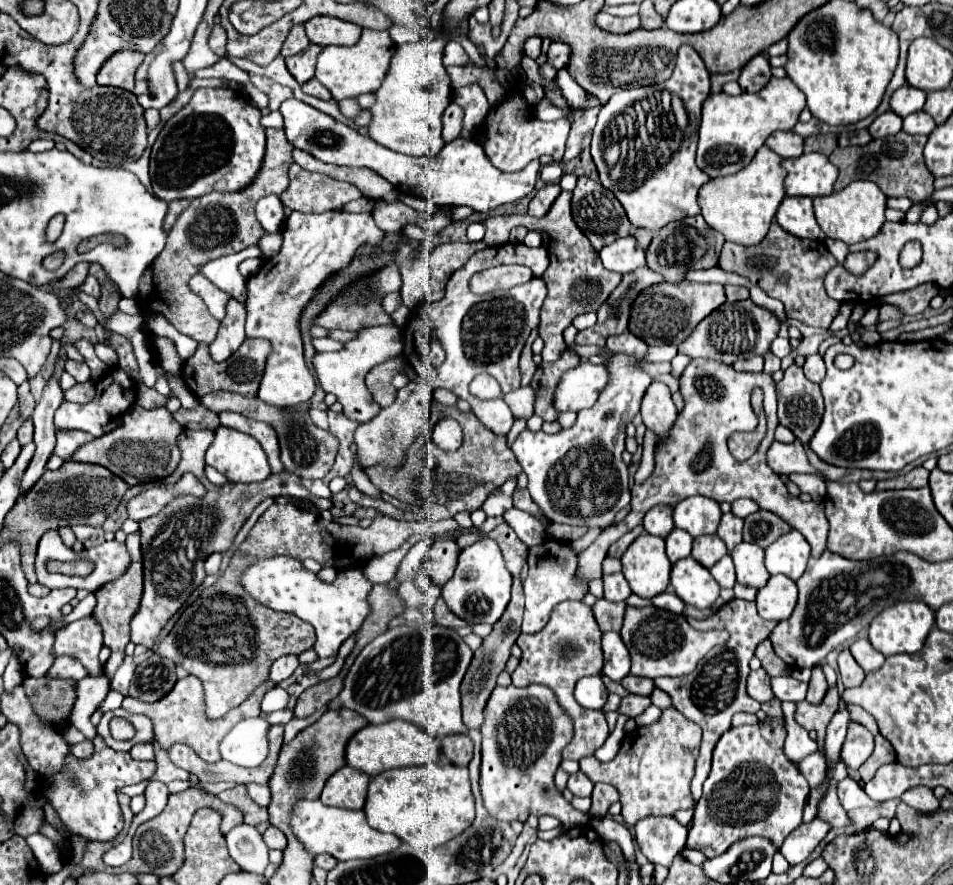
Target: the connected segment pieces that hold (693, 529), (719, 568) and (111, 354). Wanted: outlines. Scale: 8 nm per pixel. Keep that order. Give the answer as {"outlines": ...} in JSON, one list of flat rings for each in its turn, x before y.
{"outlines":[[[702,495,682,499,674,507,674,525,678,529,688,531,692,537,716,533,720,517,722,517,720,505]],[[726,555,722,557,712,569,710,569,712,577,718,581,718,585,722,589,732,589,736,583,736,575,734,575,734,565,732,565,732,557]],[[97,343,95,345,95,348,96,348,95,349,96,355,106,365,108,365,109,367,112,367,112,366,117,364,117,362,118,362,118,355,111,347,109,347,108,345,105,345,104,343]]]}

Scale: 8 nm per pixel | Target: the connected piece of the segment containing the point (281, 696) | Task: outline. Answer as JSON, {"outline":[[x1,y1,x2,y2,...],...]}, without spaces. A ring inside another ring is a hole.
{"outline":[[272,687,264,699,262,699,262,711,264,713,270,713,270,711,278,711,278,709,284,709,288,703,288,693,282,689,282,687]]}

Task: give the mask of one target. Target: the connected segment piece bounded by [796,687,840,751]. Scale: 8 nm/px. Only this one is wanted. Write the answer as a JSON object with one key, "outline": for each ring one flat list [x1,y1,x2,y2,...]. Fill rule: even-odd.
{"outline":[[830,687,818,705,812,705,808,701,798,703,796,723,802,725,804,729,816,729,820,751,822,751,822,743,824,743,826,725,832,719,832,715,838,711,838,701,840,701,840,695,838,695,836,687]]}

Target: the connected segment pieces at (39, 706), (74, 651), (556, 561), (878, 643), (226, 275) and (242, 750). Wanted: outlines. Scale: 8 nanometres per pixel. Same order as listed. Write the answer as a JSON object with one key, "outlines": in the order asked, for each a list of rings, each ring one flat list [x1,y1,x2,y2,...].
{"outlines":[[[26,677,22,687,32,703,34,713,44,725,52,729,64,729,70,723,70,713,76,701,76,681,74,679,50,679]],[[90,615,66,625,56,633,54,655,56,657,72,655,88,669,90,675,98,675,102,669,98,661,100,647,102,647,102,627]],[[548,539,546,543,532,547,528,551,528,577,524,581,524,595,526,595,526,607,524,607,524,621,522,621,522,633,536,633,540,631,548,619,552,609,568,599,580,601,586,593,588,587,580,589,576,581,572,581,572,573,576,571,576,553,562,541]],[[902,601,892,607,886,607,882,613,874,617,870,623,870,643,882,655,896,655,896,653,916,653,924,647,924,641,934,627,934,611,924,605,924,601]],[[252,245,236,255,228,255,216,261,210,261,200,273,214,279,214,285,230,293,234,299,244,303,244,293,246,293,246,279,238,271,238,263,248,258,262,259,262,249,258,245]],[[262,717,240,721,220,743,222,759,240,767,260,765,268,753,268,727]]]}

